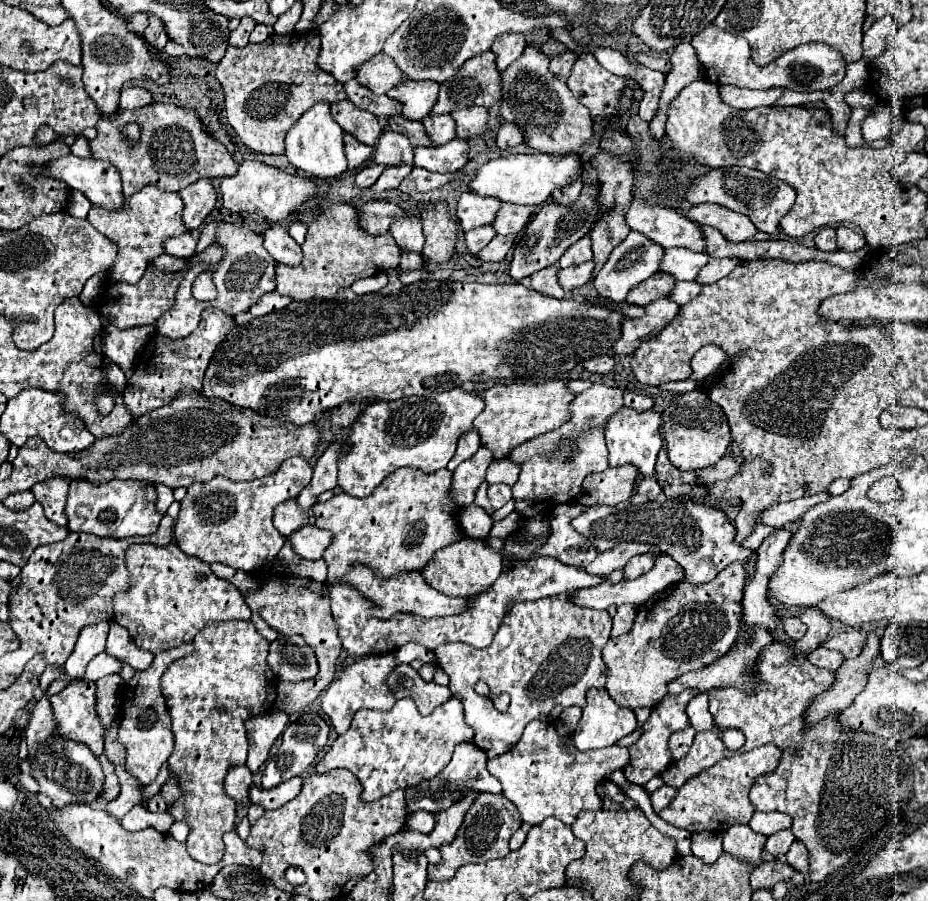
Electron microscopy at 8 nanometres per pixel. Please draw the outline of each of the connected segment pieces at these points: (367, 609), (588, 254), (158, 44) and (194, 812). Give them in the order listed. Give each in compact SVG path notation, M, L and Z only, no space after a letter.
M528 518L526 526L524 526L524 538L522 540L506 538L506 542L504 542L504 554L508 554L512 560L502 570L500 578L484 592L468 596L466 598L466 602L470 604L468 610L454 614L454 616L446 616L446 618L424 618L424 616L410 614L410 612L398 612L388 620L386 618L372 618L376 604L372 600L368 600L356 586L332 584L328 588L330 600L332 600L332 616L338 624L338 636L342 640L344 650L354 656L370 656L370 654L392 652L408 642L422 644L428 650L436 650L440 644L446 644L446 642L466 642L476 648L486 648L492 642L494 634L498 632L498 628L506 616L508 604L540 600L546 596L562 594L572 588L596 586L604 580L600 576L592 576L592 574L584 572L582 568L566 566L560 560L554 560L548 556L538 556L536 550L542 548L542 542L546 542L548 536L550 536L550 520L548 518L542 518L542 520Z
M584 236L562 254L562 258L558 260L558 266L568 268L572 264L582 264L586 260L592 260L592 254L594 252L592 252L592 244L590 244L590 236Z
M150 16L148 28L144 30L144 38L148 40L150 46L154 46L154 48L164 48L166 42L168 42L168 36L166 36L166 32L164 32L162 20L158 20L156 16Z
M232 620L228 624L212 624L194 638L194 654L176 660L162 674L160 686L166 706L172 716L172 732L176 736L176 748L168 758L168 780L160 788L160 796L166 800L166 812L178 822L190 826L186 840L188 854L202 864L216 864L224 854L222 834L234 830L236 804L224 792L224 778L234 766L244 766L248 758L248 734L246 720L272 710L276 700L274 672L268 670L268 640L264 640L252 622Z

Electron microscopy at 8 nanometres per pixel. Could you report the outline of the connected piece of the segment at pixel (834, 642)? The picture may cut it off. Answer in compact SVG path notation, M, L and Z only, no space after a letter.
M848 630L848 632L840 632L832 638L828 638L824 642L826 648L830 650L838 650L844 654L844 658L856 658L864 646L866 640L866 632L862 630Z

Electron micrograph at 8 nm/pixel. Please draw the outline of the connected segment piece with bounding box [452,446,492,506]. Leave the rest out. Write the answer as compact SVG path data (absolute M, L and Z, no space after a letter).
M482 446L470 460L464 460L454 470L452 496L458 502L458 506L472 504L474 492L476 492L478 484L484 482L484 474L486 474L486 468L490 462L492 462L492 452L486 446Z

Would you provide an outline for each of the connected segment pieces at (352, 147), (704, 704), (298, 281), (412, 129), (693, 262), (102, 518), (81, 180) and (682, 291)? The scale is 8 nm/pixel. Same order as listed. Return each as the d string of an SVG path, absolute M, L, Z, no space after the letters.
M344 134L344 152L346 152L346 158L348 158L348 170L356 170L370 158L372 148L358 142L354 136Z
M702 692L698 694L696 698L690 700L686 712L688 712L688 718L690 718L690 724L696 732L702 732L702 730L712 730L716 724L714 724L714 718L708 710L708 704L710 704L710 692Z
M330 206L320 214L308 228L308 236L302 244L302 264L300 266L276 266L278 292L292 300L310 300L336 296L338 290L350 288L358 278L370 278L382 270L396 268L402 258L402 250L390 234L372 236L358 220L358 212L352 206Z
M392 116L392 118L388 120L388 124L390 124L390 130L408 136L408 140L410 140L414 146L432 146L432 140L430 140L430 136L426 134L426 128L424 128L422 122L418 122L418 120L408 120L408 118L404 118L404 116Z
M670 248L662 260L662 272L670 272L676 280L696 280L698 272L708 264L708 252L692 252L688 248Z
M76 478L70 482L66 516L70 532L88 532L96 536L110 538L130 538L148 536L158 530L162 514L156 510L154 486L150 482L138 480L110 480L104 484L94 484L86 478Z
M66 156L48 162L48 176L64 180L70 188L82 192L94 206L106 210L124 208L124 194L120 174L112 164L94 158Z
M676 282L672 290L672 300L676 300L680 306L688 304L692 298L696 298L702 290L702 284L698 282Z

